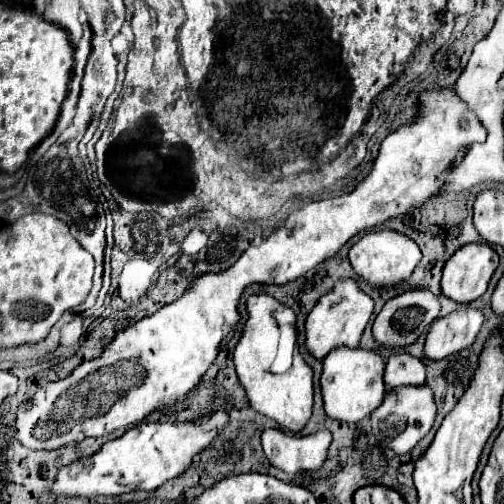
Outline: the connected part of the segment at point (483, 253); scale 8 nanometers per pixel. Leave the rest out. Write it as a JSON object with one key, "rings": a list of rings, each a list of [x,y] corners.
{"rings":[[[467,243],[459,247],[443,267],[441,289],[447,297],[473,303],[489,285],[499,265],[499,253],[485,243]]]}

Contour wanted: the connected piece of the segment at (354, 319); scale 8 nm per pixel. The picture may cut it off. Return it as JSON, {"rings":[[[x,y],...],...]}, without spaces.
{"rings":[[[339,279],[331,291],[321,295],[319,303],[311,309],[305,321],[305,337],[307,337],[307,349],[317,357],[323,359],[331,349],[337,347],[357,347],[361,333],[373,313],[373,299],[367,295],[355,279]]]}

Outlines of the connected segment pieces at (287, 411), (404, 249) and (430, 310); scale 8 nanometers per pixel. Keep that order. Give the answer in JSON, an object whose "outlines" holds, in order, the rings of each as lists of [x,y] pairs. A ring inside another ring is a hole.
{"outlines":[[[[259,293],[251,295],[247,299],[247,309],[249,309],[249,319],[245,323],[245,331],[235,347],[235,369],[241,385],[247,391],[247,399],[251,407],[259,413],[265,413],[273,421],[279,423],[281,429],[287,429],[291,433],[299,433],[305,423],[311,417],[313,411],[313,369],[301,355],[299,347],[295,349],[295,359],[289,371],[275,375],[269,371],[269,361],[271,361],[271,339],[273,339],[273,329],[275,329],[275,309],[291,309],[277,301],[271,295]]],[[[381,229],[381,231],[373,231],[373,233],[367,233],[365,237],[361,237],[349,249],[349,259],[359,277],[367,279],[369,283],[373,283],[377,287],[385,287],[385,285],[397,285],[397,283],[409,281],[409,277],[417,265],[417,259],[421,259],[421,251],[409,235],[399,233],[395,229]]],[[[407,289],[401,295],[395,295],[385,301],[383,309],[375,317],[373,335],[385,347],[405,347],[419,337],[419,329],[427,329],[441,311],[441,297],[429,289]]]]}

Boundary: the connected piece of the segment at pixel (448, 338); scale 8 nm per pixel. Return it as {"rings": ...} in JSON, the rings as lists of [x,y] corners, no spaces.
{"rings":[[[463,305],[457,311],[439,317],[429,329],[425,341],[425,357],[431,361],[469,349],[483,323],[483,309]]]}

